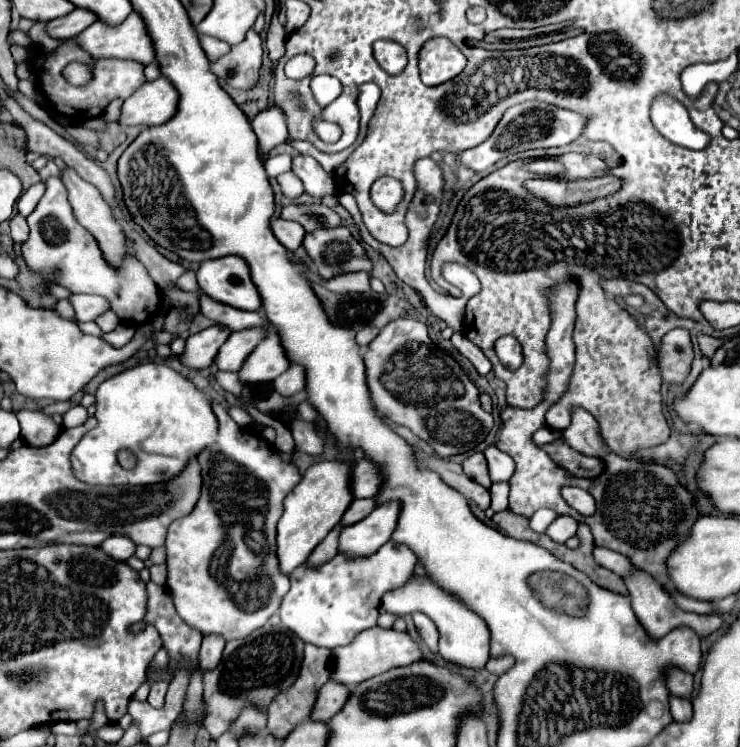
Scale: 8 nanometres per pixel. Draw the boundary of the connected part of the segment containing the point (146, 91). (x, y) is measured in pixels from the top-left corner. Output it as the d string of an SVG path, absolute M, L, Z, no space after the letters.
M160 76L138 88L122 106L122 126L160 126L166 124L178 110L178 90L172 82Z

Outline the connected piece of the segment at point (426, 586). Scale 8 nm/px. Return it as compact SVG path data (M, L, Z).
M428 574L410 576L410 580L404 584L404 588L390 590L382 596L382 608L386 612L398 614L398 616L412 614L412 612L426 614L440 632L438 652L448 662L454 662L454 664L460 664L466 668L484 668L486 660L490 658L490 654L488 654L490 630L486 628L484 620L476 612L466 608L466 604L462 604L462 600L458 600L458 596L446 592L444 588L440 588L438 584L432 584L432 582L434 580L430 580Z

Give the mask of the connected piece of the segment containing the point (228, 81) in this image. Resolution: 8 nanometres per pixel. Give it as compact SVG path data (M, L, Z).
M250 30L246 40L232 46L228 54L212 64L212 72L218 76L222 86L232 86L236 90L250 90L258 82L258 72L262 66L262 40Z

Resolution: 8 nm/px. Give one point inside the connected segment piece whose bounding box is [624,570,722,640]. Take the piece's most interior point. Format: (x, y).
(655, 610)

